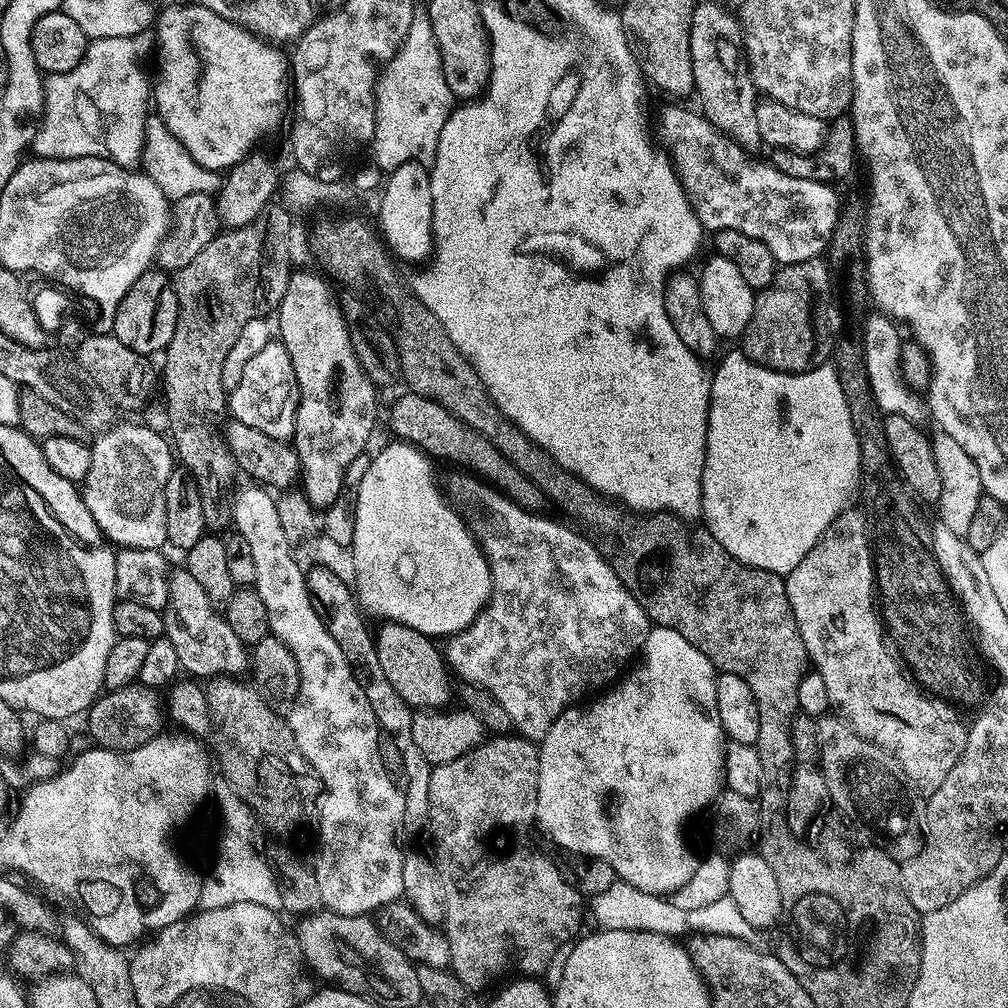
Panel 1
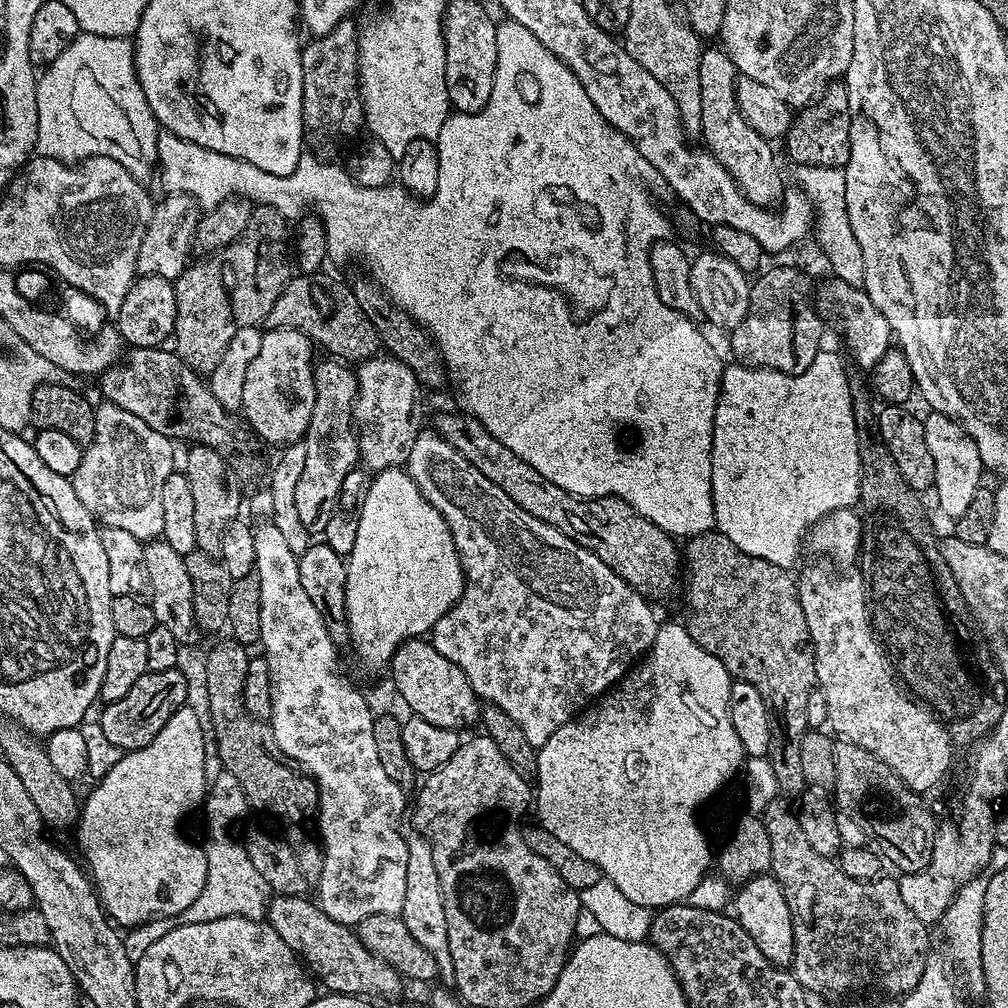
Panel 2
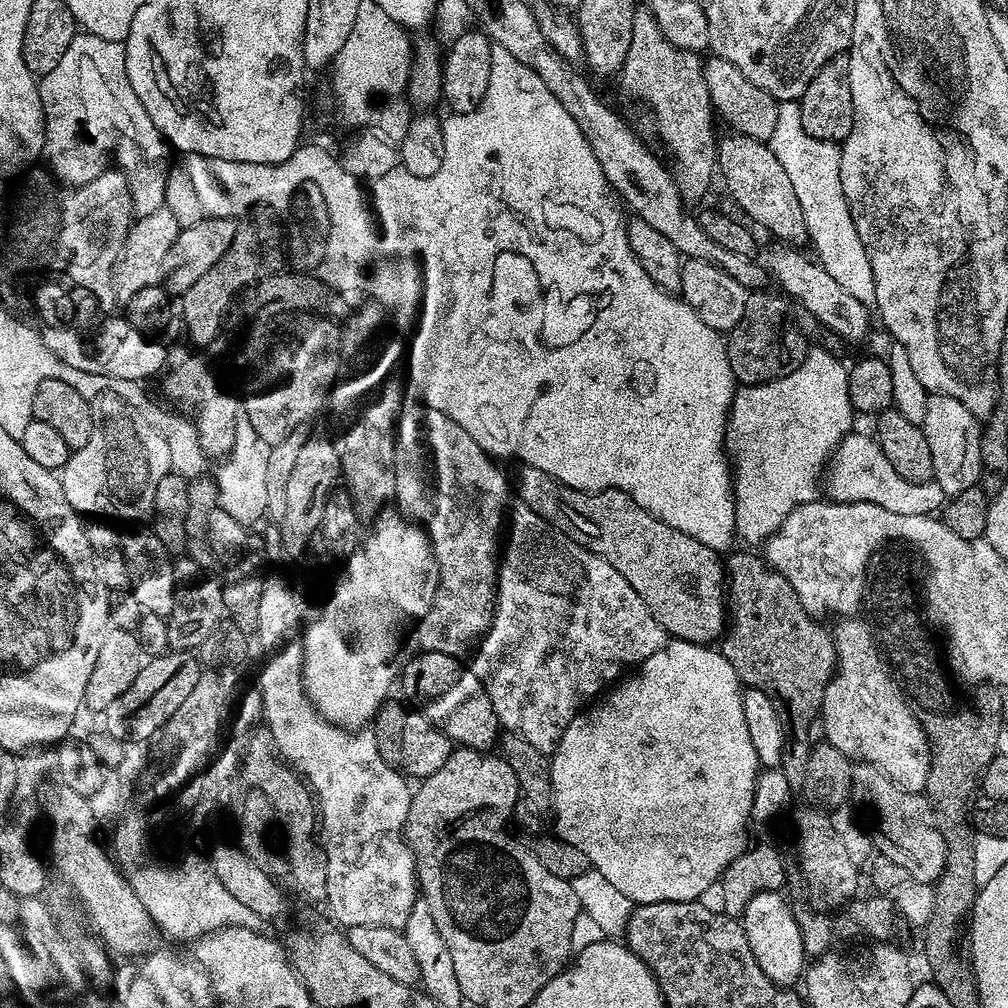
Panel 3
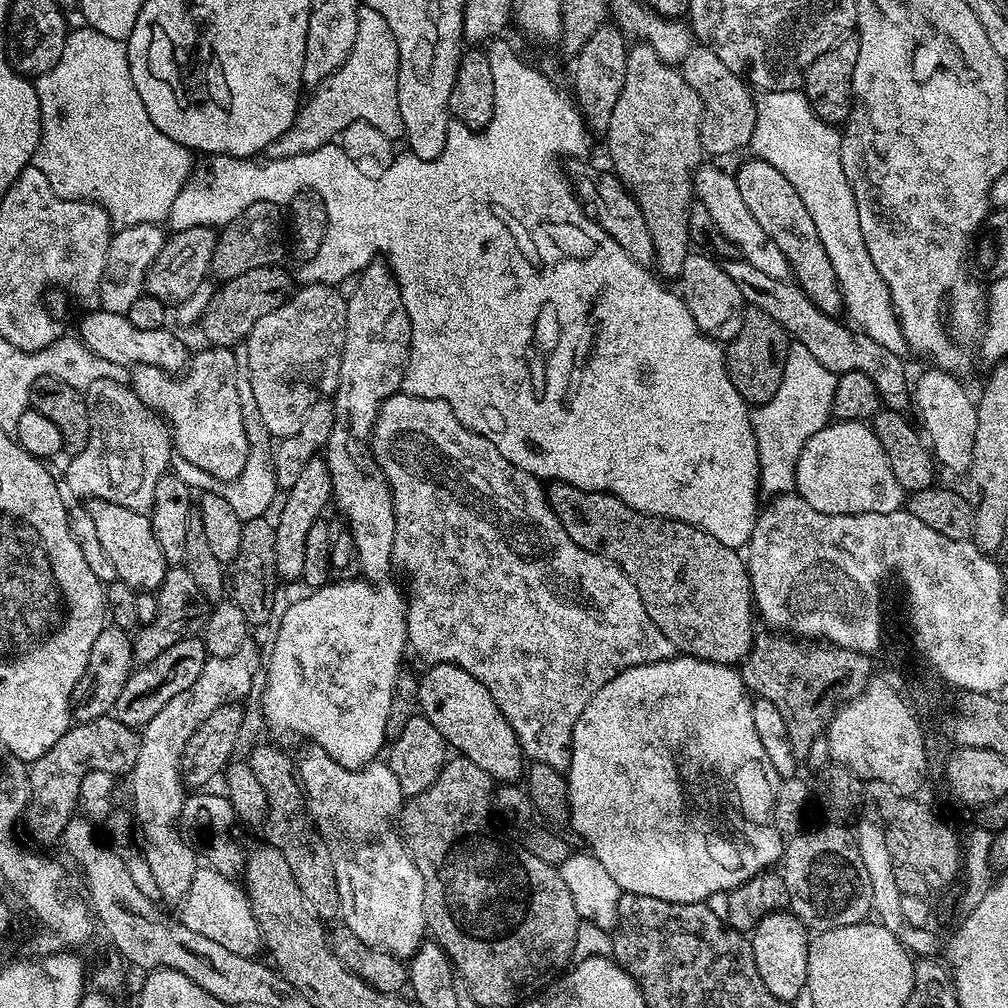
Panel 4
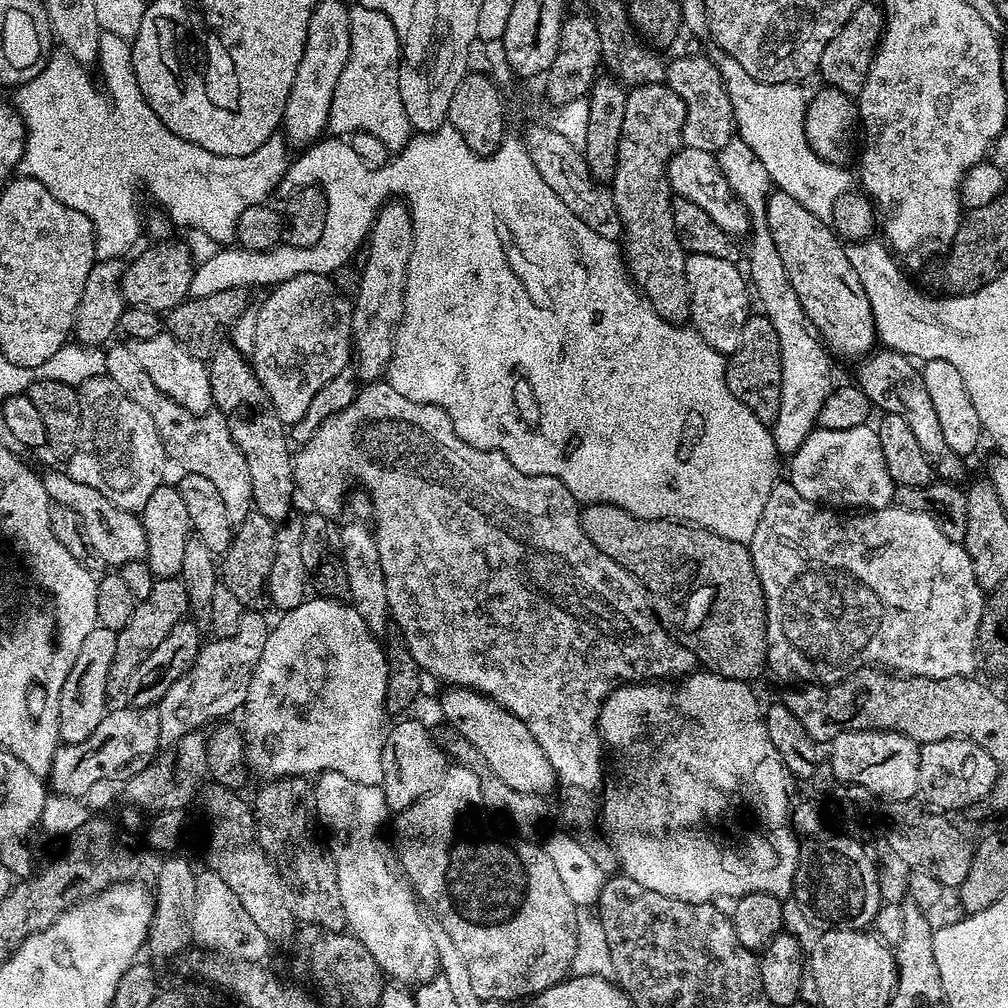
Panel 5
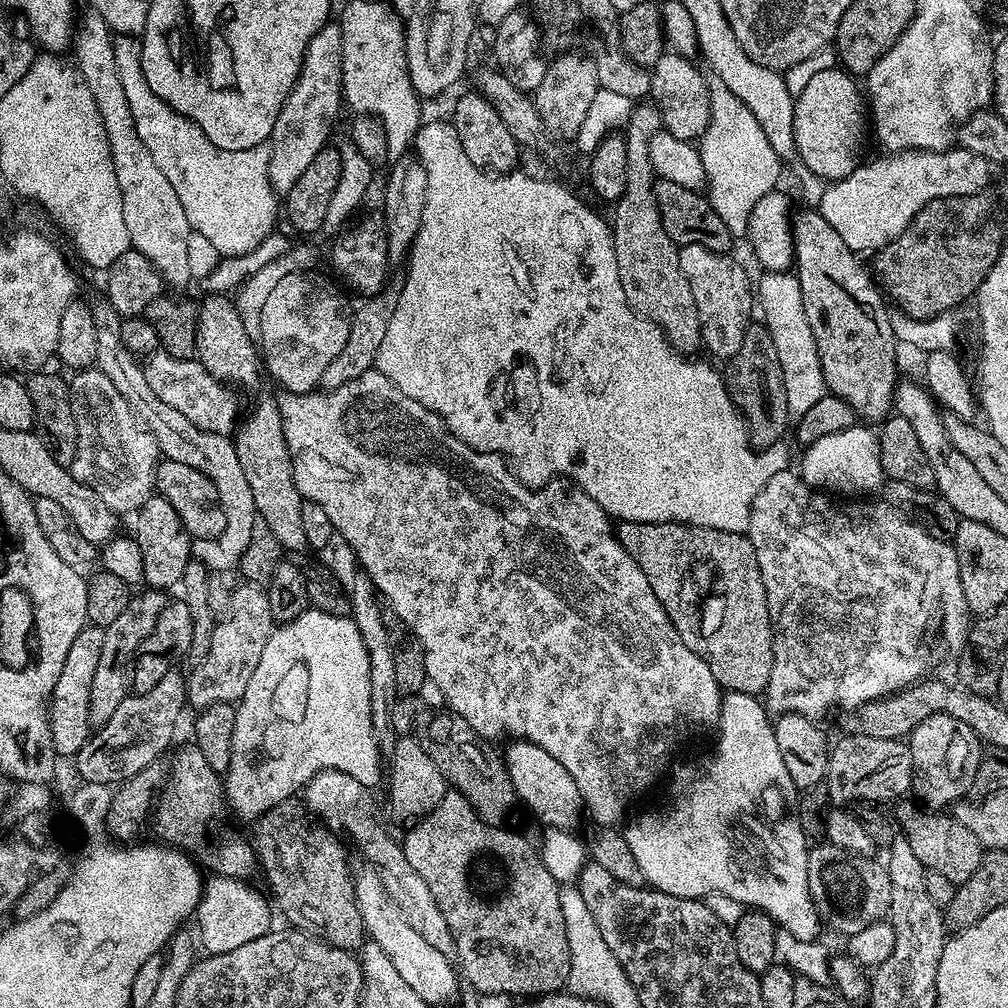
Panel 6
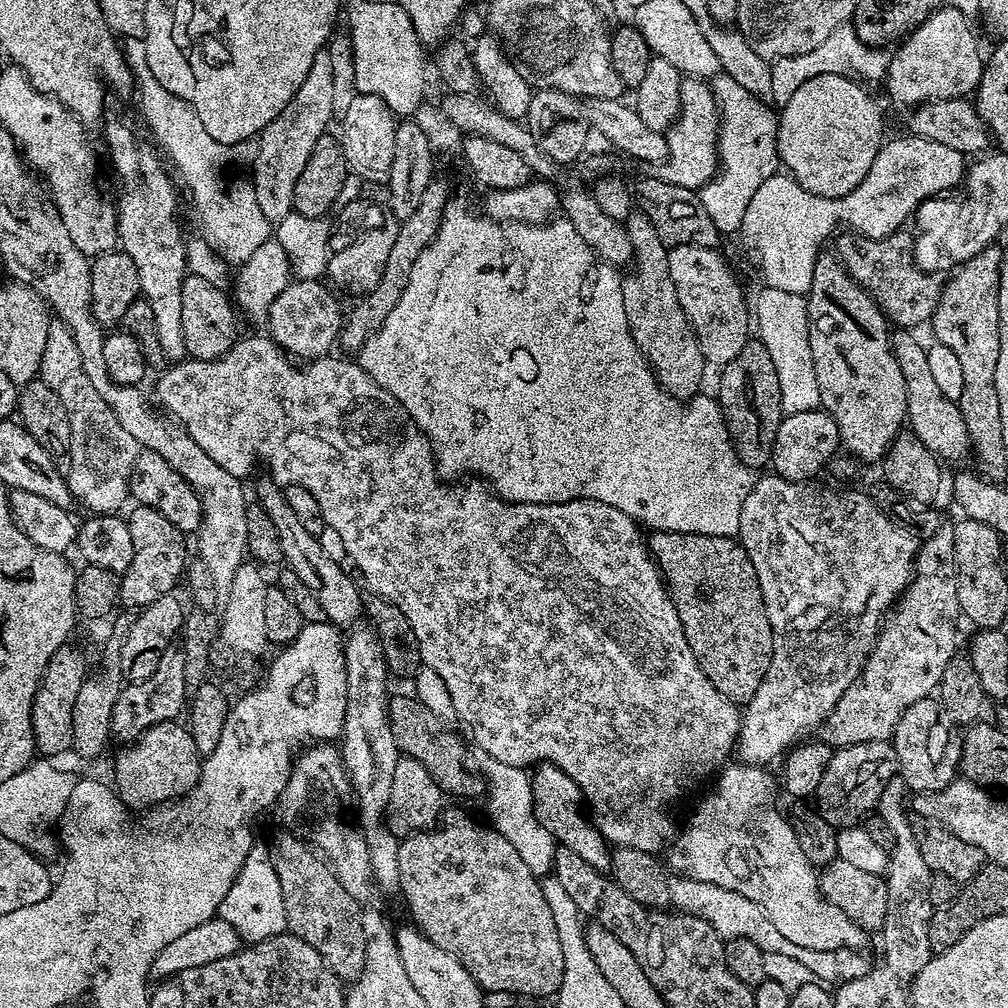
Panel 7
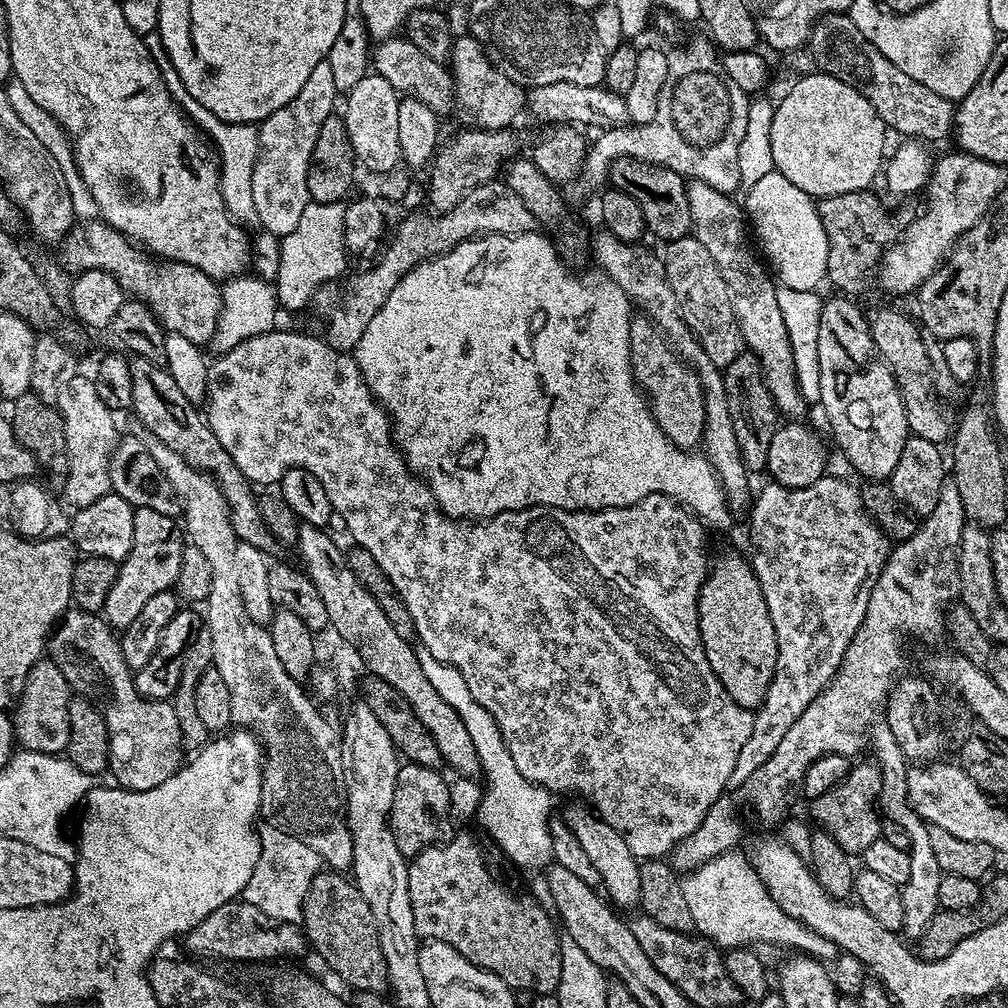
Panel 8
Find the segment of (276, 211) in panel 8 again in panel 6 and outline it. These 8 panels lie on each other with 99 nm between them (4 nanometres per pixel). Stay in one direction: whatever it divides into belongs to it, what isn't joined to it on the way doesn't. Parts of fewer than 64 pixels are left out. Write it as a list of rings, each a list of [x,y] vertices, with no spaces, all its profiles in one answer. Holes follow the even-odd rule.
[[[329,22],[310,38],[306,46],[304,61],[296,79],[296,85],[290,90],[278,122],[270,137],[270,186],[278,194],[286,194],[294,182],[298,182],[310,162],[319,152],[325,151],[328,135],[332,132],[332,123],[342,109],[342,30],[339,23]]]

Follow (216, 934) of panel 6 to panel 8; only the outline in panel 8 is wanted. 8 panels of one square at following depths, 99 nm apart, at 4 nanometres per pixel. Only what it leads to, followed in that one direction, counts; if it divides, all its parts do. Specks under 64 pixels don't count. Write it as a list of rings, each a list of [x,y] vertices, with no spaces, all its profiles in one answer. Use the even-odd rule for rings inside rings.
[[[267,822],[261,823],[258,831],[260,857],[258,866],[254,866],[254,874],[250,874],[250,882],[246,882],[244,887],[243,903],[257,908],[269,921],[295,924],[303,914],[303,902],[312,888],[312,880],[322,871],[320,855],[310,850],[306,842],[282,834],[282,830]]]

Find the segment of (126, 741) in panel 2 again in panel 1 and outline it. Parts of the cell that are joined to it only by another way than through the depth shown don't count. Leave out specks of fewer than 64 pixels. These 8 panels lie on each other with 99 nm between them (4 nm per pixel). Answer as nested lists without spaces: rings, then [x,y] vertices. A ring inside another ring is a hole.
[[[142,683],[130,684],[126,688],[114,688],[97,696],[86,713],[87,735],[99,747],[110,751],[128,751],[150,742],[161,731],[160,723],[166,720],[166,708],[157,689],[147,688]]]

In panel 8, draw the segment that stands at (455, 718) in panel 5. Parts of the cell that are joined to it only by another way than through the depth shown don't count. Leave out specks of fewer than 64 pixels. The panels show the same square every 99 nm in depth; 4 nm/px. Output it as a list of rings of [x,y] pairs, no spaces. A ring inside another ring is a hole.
[[[579,803],[570,805],[562,813],[564,824],[574,832],[574,838],[578,838],[582,850],[590,857],[594,870],[598,870],[600,884],[606,893],[607,899],[617,909],[635,909],[640,903],[641,861],[632,853],[630,846],[626,846],[622,834],[618,834],[618,830],[614,830],[614,826],[610,826],[601,816],[596,815],[587,803]]]

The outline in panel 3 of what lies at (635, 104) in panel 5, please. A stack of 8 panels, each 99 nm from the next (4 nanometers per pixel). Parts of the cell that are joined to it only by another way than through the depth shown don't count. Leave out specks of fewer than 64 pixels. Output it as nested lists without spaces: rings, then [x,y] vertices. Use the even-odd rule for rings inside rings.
[[[640,10],[634,18],[634,34],[630,37],[630,50],[624,59],[623,76],[625,90],[652,107],[656,132],[672,155],[671,163],[674,165],[680,197],[685,205],[693,206],[707,194],[712,176],[714,180],[718,172],[718,132],[712,129],[714,109],[710,102],[710,90],[706,90],[701,57],[695,52],[674,46],[674,42],[662,34],[652,15]]]

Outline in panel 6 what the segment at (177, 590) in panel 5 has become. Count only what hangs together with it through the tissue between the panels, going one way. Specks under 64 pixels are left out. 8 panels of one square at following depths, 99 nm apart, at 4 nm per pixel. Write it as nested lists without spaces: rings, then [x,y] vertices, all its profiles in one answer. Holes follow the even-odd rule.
[[[145,587],[129,599],[126,610],[110,622],[110,626],[104,629],[102,638],[102,654],[98,654],[98,667],[94,669],[94,682],[90,682],[90,722],[93,726],[99,726],[110,722],[114,710],[118,710],[118,702],[122,702],[129,695],[128,687],[129,664],[136,654],[136,647],[143,642],[150,630],[154,630],[154,622],[158,620],[158,614],[166,607],[169,597],[161,589]]]

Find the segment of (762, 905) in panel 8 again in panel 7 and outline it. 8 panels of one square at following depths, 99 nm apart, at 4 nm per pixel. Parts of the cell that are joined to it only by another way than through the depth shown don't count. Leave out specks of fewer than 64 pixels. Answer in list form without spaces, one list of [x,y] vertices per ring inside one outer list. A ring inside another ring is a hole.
[[[678,876],[672,880],[671,898],[677,909],[688,911],[693,916],[701,917],[710,922],[725,940],[733,940],[736,937],[750,937],[758,941],[764,951],[776,951],[804,961],[811,970],[813,977],[822,982],[829,982],[828,980],[838,978],[841,975],[835,953],[806,950],[792,943],[777,930],[773,923],[768,921],[764,908],[754,900],[746,898],[745,895],[720,887],[716,883]]]

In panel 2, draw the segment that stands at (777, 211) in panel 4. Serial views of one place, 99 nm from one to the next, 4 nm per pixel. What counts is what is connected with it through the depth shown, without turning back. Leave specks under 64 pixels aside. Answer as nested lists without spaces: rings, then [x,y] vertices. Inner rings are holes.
[[[705,47],[700,54],[698,80],[702,82],[702,126],[699,135],[704,136],[703,147],[736,180],[742,194],[760,208],[772,208],[783,201],[786,185],[780,168],[776,165],[773,145],[746,118],[742,118],[736,82],[738,73],[732,57],[723,47]]]

